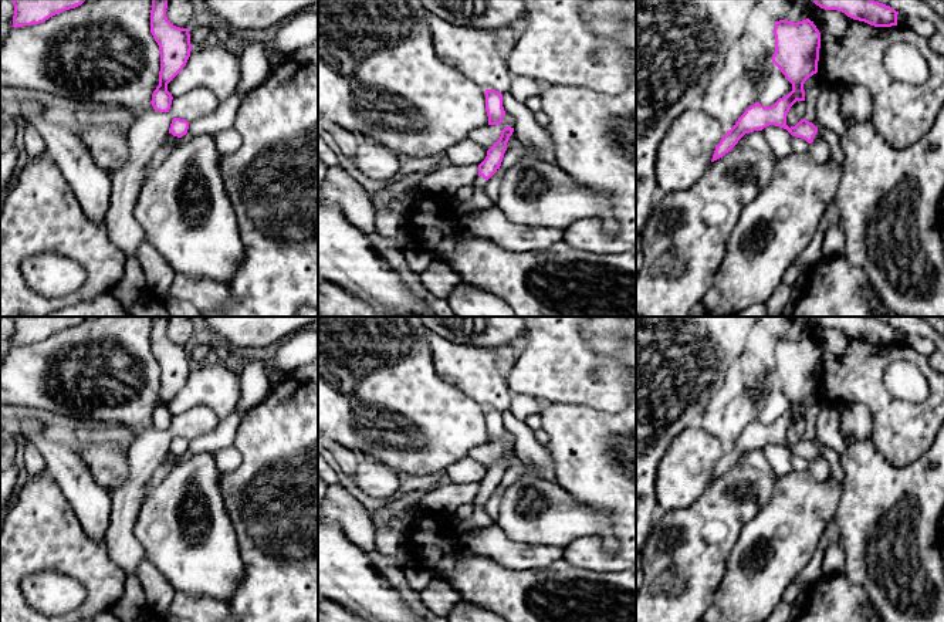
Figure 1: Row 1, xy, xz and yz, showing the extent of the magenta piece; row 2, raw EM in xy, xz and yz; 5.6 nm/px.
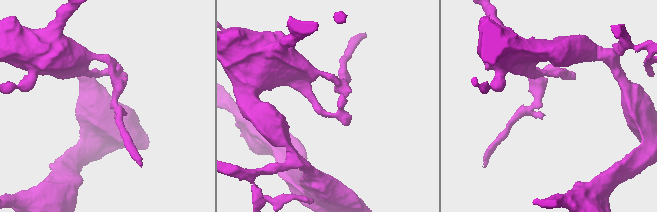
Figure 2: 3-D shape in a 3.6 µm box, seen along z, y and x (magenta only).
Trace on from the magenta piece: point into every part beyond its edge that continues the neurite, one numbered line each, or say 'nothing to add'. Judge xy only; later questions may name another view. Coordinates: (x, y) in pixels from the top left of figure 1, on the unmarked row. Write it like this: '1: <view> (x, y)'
nothing to add

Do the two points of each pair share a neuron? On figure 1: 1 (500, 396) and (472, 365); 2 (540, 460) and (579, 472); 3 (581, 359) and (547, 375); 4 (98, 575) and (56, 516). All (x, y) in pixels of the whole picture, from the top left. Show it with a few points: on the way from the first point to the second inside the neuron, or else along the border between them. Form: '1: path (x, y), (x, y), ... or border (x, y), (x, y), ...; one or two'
1: path (494, 389), (477, 372); one
2: border (545, 446), (555, 467), (557, 482); two
3: path (572, 368), (558, 368), (555, 371); one
4: path (84, 561), (56, 530); one

